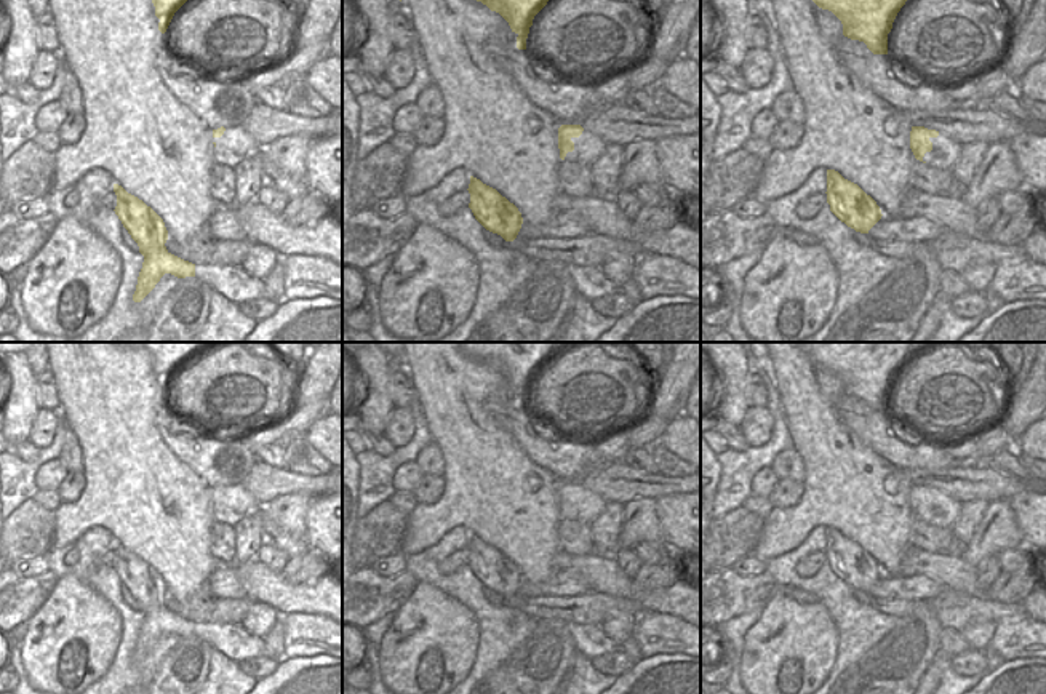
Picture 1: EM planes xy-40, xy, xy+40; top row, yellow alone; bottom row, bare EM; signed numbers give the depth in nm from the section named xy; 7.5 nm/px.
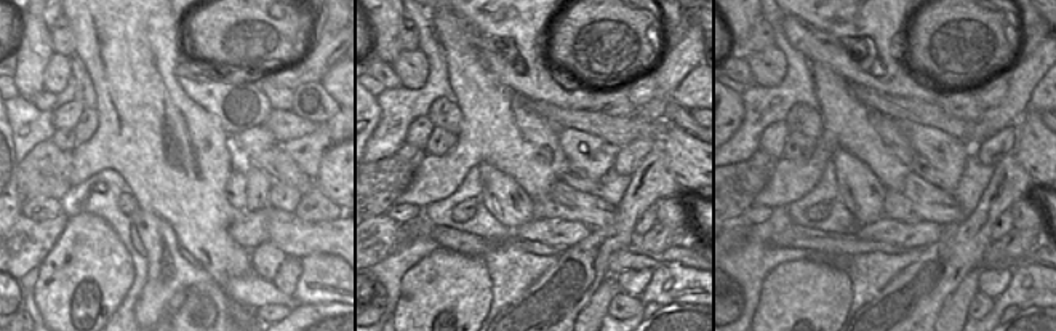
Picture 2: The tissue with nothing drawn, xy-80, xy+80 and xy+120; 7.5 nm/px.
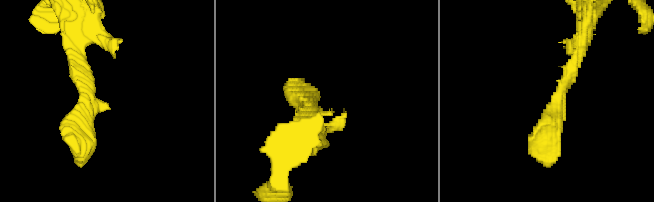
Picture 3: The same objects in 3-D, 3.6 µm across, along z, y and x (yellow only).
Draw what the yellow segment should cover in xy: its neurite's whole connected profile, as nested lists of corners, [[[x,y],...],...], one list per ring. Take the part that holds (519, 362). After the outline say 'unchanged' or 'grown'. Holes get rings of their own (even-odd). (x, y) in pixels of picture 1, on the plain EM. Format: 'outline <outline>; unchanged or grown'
outline [[[457,342],[465,355],[499,371],[517,395],[517,406],[526,408],[534,374],[553,355],[555,342]]]; unchanged

